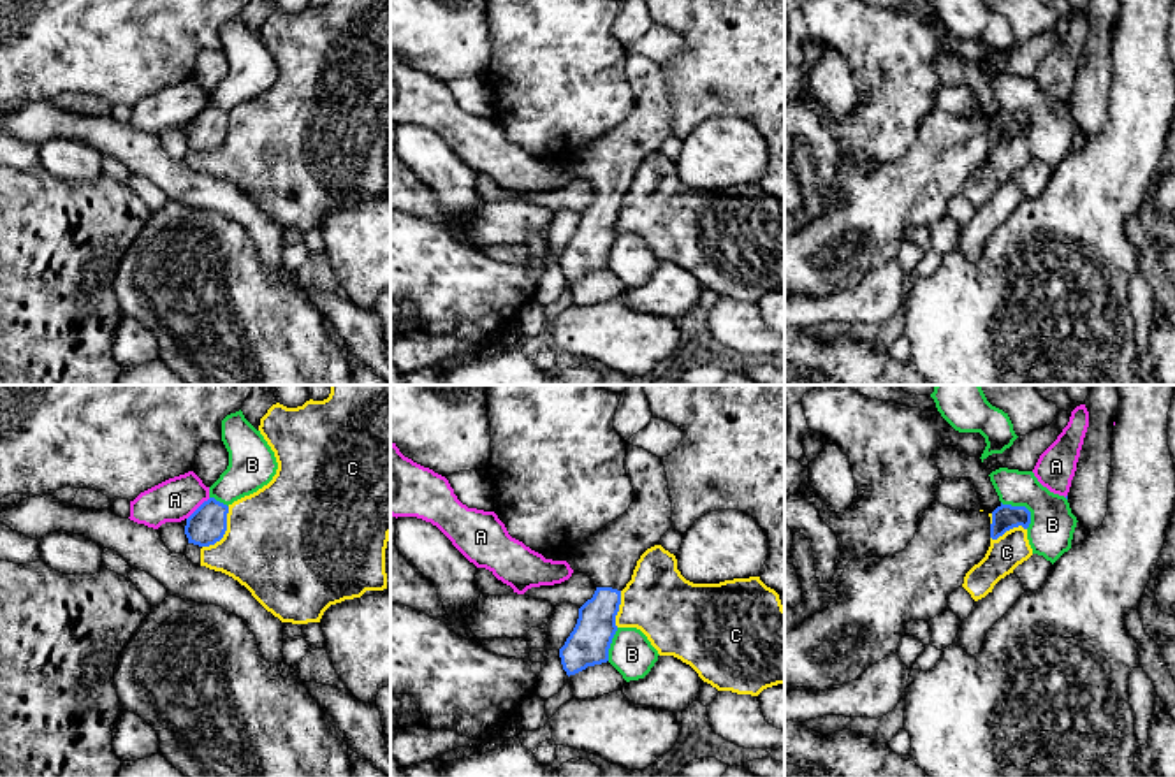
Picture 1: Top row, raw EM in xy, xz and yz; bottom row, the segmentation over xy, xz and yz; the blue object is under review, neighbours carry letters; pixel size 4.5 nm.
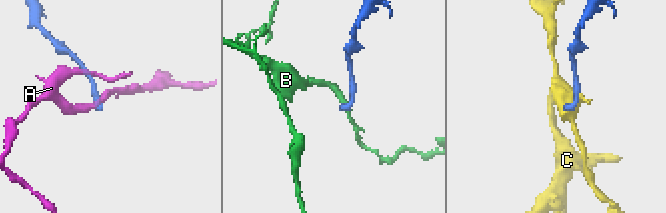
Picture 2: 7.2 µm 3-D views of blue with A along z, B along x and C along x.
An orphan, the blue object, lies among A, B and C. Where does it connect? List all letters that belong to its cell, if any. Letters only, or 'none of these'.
none of these

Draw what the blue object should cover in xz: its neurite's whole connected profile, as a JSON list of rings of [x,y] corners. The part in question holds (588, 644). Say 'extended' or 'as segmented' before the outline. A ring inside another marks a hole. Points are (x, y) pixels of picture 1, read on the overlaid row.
extended; [[[628,443],[624,469],[635,490],[630,508],[566,556],[573,571],[588,575],[596,591],[579,608],[579,619],[559,649],[566,675],[609,661],[617,631],[621,591],[640,556],[672,529],[672,501],[663,461]]]

